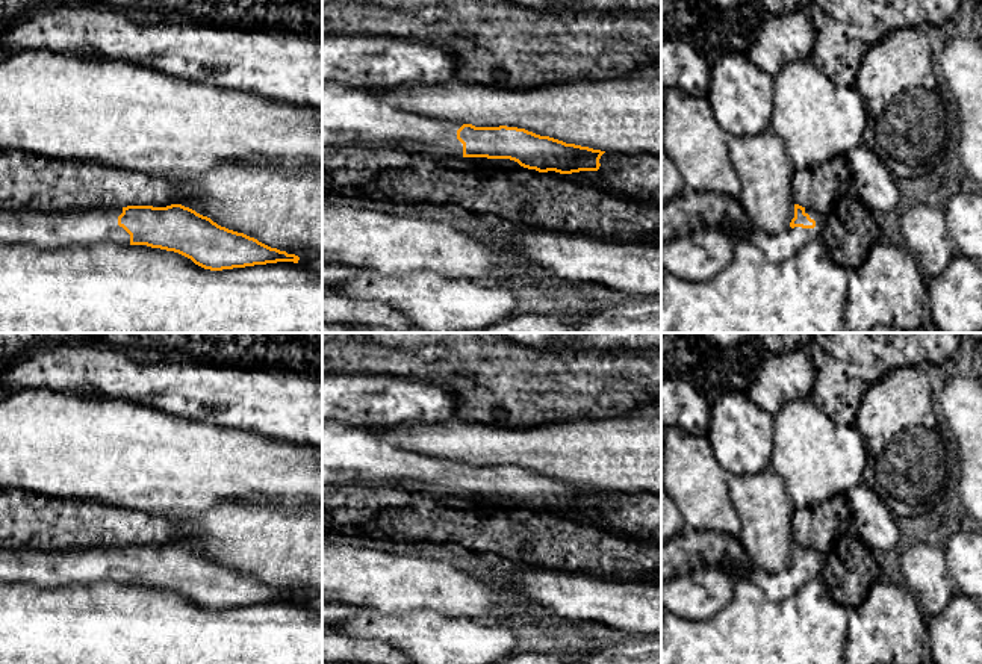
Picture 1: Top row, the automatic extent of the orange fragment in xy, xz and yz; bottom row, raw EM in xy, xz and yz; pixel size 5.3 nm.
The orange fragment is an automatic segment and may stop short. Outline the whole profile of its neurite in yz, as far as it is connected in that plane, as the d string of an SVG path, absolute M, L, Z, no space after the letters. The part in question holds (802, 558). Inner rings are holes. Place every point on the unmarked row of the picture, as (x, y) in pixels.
M796 541L790 551L790 566L778 573L752 567L749 578L769 600L782 602L793 596L805 582L822 575L825 555Z

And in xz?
M322 419L322 484L410 484L457 496L510 498L528 508L560 513L598 510L599 498L605 492L517 466L475 466L451 458L422 455L383 440L380 437L381 430L383 427L354 427L340 420Z

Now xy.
M182 543L70 551L0 548L0 582L32 582L41 587L147 584L179 591L210 610L300 599L295 593L221 566Z

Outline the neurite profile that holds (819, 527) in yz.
M846 495L832 496L811 508L796 508L793 514L793 541L823 555L849 529L852 514Z

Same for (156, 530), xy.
M0 489L0 548L70 551L77 548L182 543L185 532L171 517L77 499L56 499L18 489Z

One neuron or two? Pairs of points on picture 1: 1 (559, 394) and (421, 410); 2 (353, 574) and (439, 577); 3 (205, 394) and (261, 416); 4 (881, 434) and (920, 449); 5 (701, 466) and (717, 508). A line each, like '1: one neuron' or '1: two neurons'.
1: two neurons
2: one neuron
3: one neuron
4: one neuron
5: one neuron

